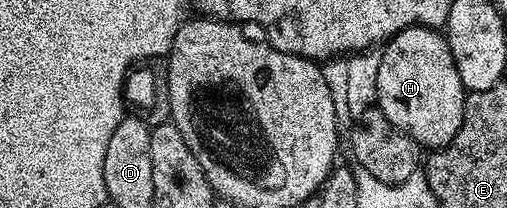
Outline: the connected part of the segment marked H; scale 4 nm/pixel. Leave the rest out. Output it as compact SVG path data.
M434 28L401 30L382 45L377 66L377 107L424 149L444 148L461 130L467 92L446 35Z

